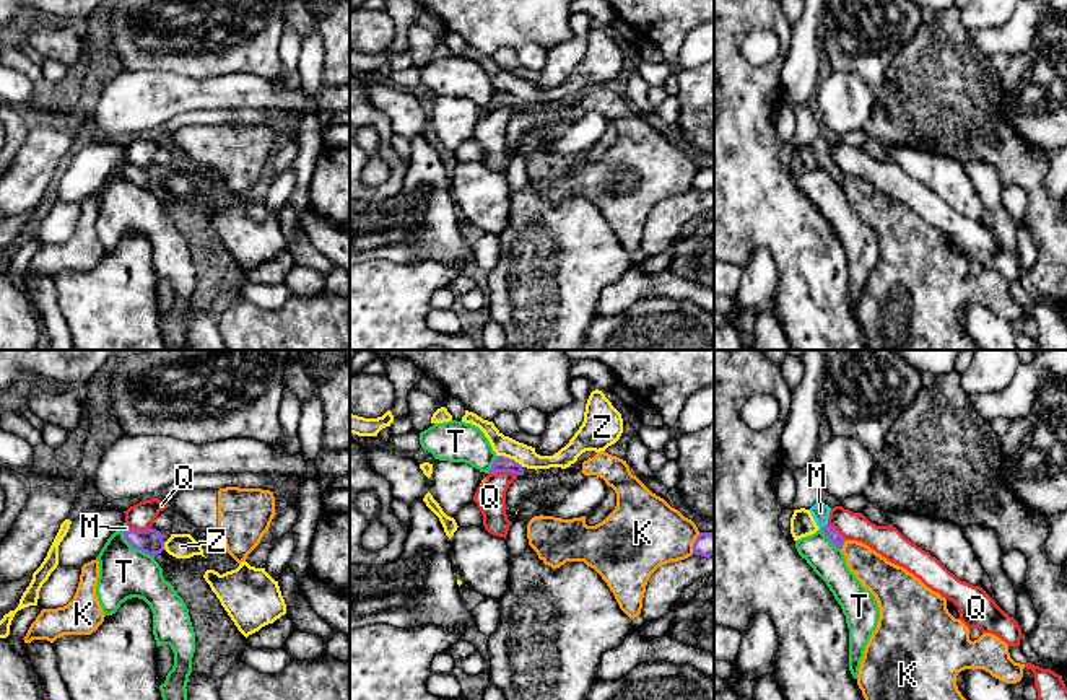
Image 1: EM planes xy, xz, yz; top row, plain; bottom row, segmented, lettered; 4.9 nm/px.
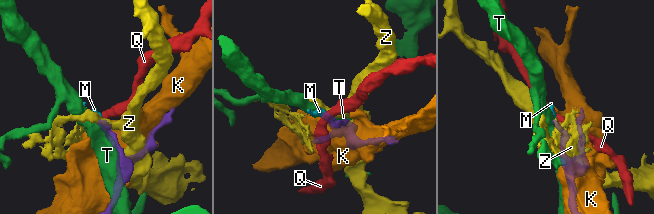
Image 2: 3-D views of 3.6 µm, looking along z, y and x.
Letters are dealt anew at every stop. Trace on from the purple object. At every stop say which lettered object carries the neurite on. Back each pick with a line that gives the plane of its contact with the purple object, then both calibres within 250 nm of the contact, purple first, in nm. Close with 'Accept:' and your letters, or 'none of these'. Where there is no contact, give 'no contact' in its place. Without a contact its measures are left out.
M: meets purple in yz; 60 nm thick on the purple side, 90 nm on the other
Accept: M

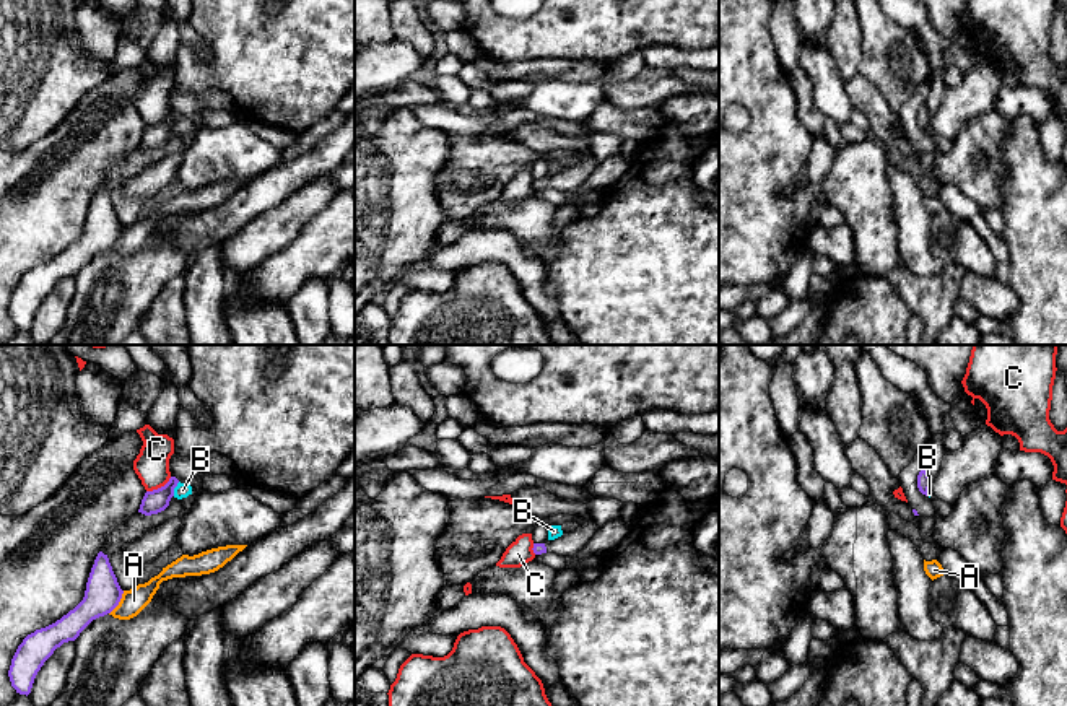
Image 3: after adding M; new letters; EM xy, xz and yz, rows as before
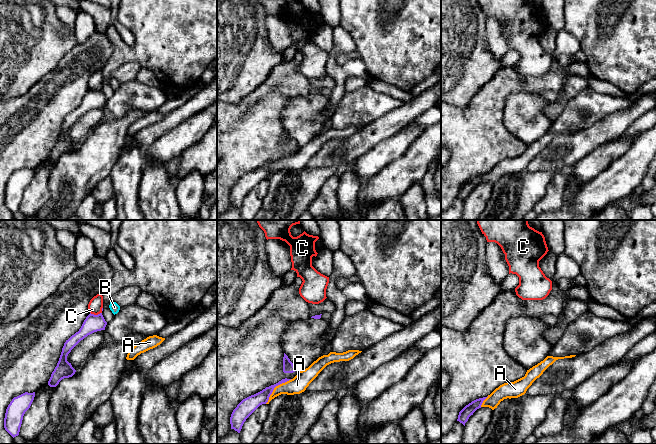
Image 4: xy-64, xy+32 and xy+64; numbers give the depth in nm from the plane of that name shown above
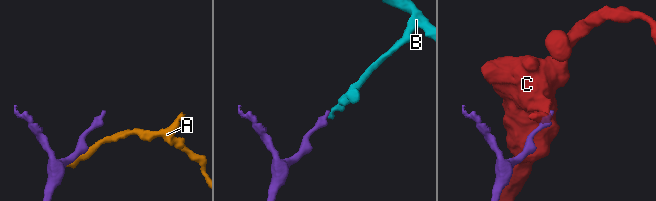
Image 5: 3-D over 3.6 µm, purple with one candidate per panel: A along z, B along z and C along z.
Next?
Accept: none of these

